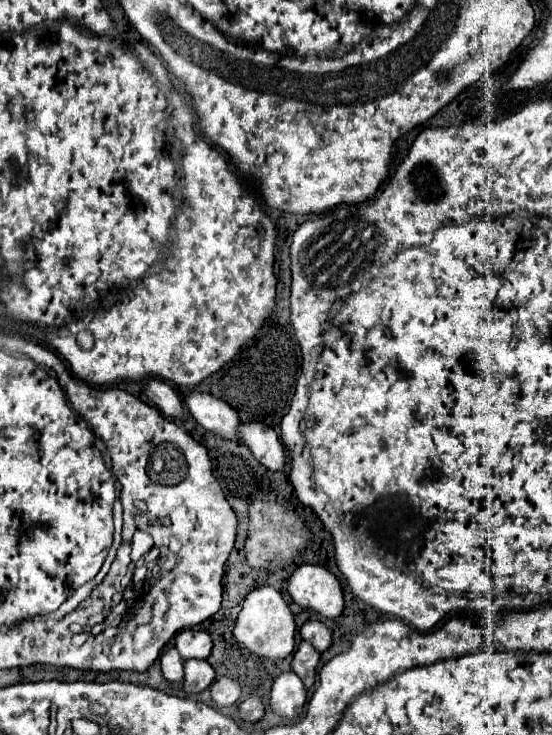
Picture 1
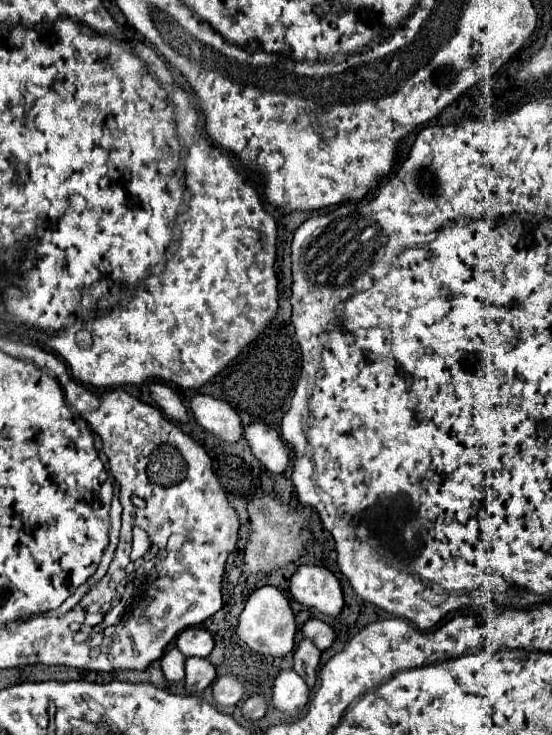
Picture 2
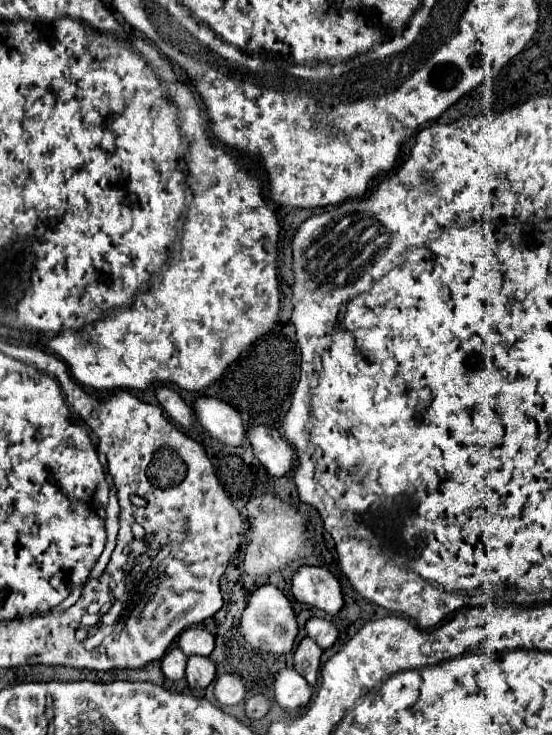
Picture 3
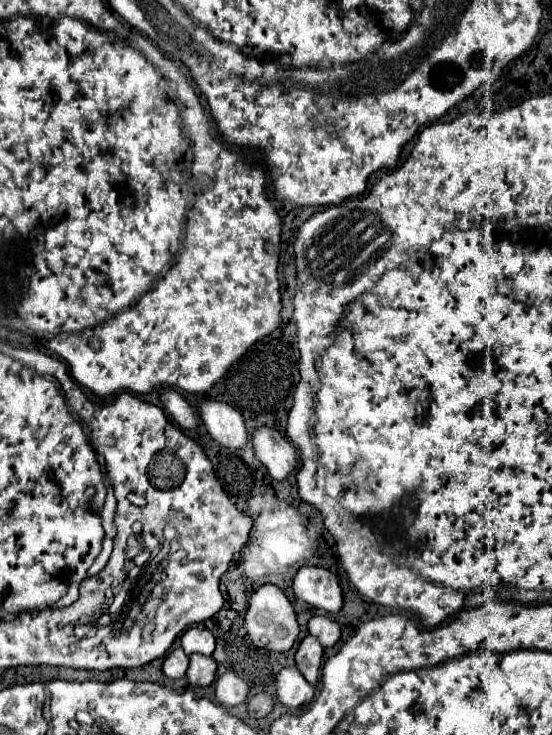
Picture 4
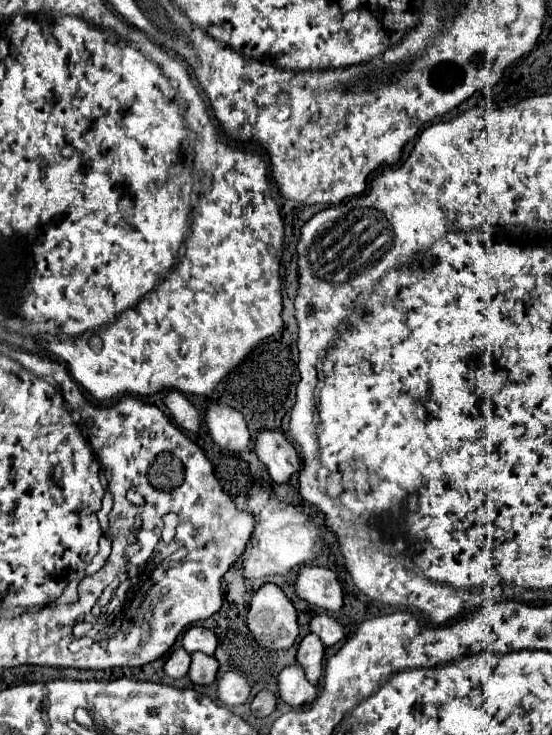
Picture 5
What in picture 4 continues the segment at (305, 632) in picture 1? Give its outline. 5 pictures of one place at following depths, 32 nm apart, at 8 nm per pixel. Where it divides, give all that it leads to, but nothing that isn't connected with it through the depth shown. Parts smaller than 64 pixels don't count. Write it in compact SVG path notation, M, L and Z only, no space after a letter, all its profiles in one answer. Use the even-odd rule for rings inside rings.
M314 616L308 622L308 632L314 634L324 648L334 646L340 640L340 636L342 636L340 626L332 618L328 618L328 616Z

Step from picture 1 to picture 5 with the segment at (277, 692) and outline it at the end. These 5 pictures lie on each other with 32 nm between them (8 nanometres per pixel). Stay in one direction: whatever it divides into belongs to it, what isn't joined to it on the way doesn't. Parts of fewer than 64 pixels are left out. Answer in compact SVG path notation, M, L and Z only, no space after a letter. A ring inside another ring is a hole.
M292 664L286 666L278 676L278 694L286 704L300 708L316 700L318 688L306 680L304 668L300 664Z

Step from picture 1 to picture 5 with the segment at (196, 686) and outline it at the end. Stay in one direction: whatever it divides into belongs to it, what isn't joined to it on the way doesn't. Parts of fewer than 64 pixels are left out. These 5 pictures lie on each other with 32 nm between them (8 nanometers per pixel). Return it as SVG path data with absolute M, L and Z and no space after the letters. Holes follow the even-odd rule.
M194 652L192 654L192 664L190 664L190 680L194 684L212 684L218 674L218 660L214 656L208 656L204 652Z

